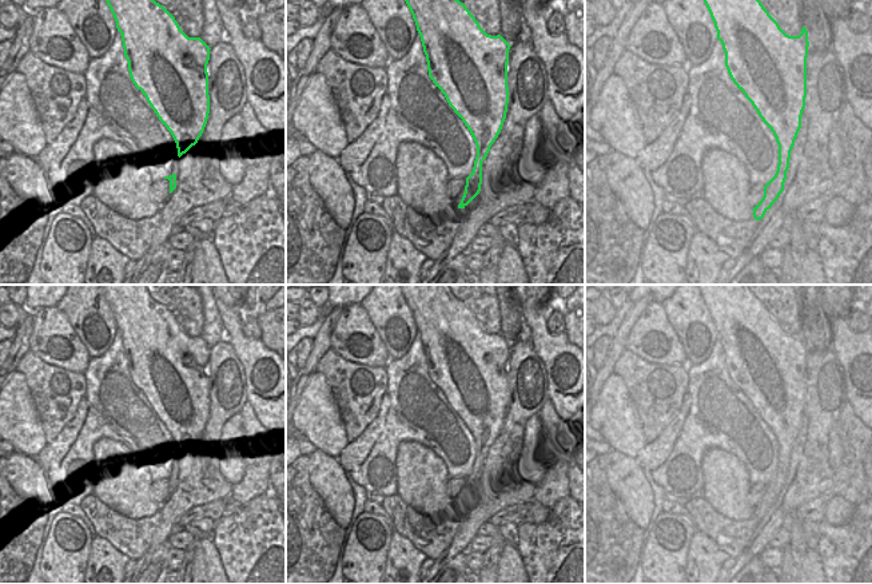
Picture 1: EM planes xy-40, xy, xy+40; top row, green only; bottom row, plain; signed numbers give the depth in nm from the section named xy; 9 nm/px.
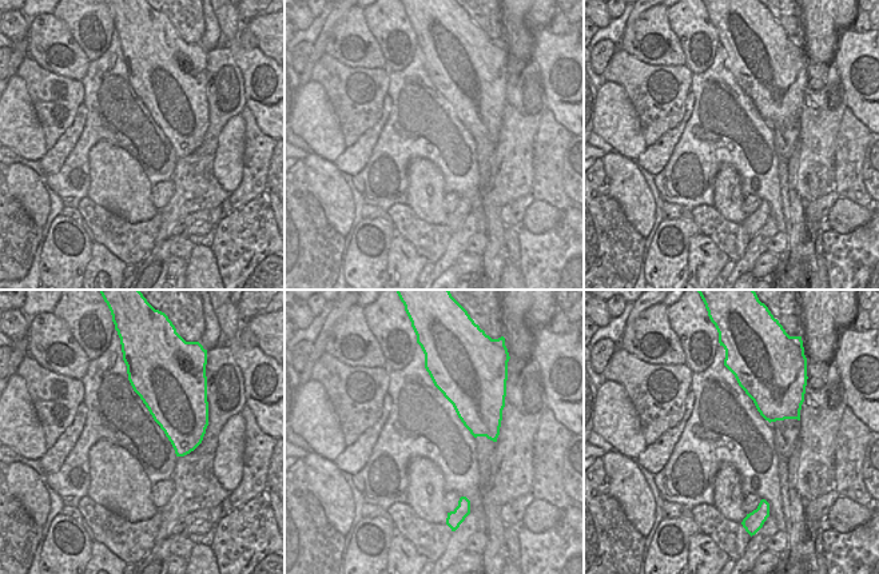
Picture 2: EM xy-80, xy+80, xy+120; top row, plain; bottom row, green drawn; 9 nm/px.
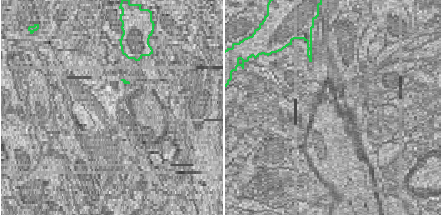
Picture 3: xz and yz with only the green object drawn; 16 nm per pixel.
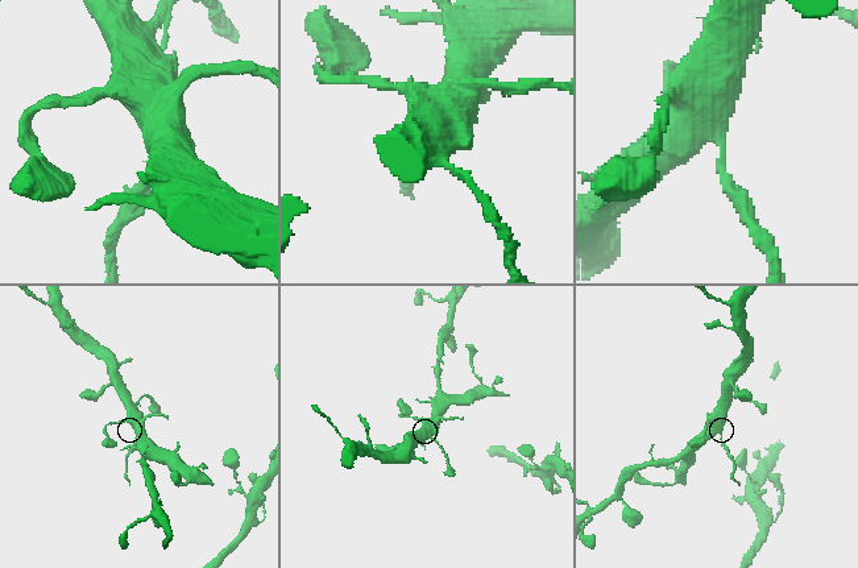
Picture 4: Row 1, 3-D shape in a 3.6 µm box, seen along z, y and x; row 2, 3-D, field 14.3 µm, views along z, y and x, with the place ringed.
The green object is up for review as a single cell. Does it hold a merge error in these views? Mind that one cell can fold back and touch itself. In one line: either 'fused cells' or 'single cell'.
fused cells

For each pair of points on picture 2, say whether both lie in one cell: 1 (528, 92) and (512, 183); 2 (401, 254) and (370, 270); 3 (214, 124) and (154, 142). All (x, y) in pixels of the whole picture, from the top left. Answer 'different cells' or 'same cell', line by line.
1: same cell
2: different cells
3: different cells

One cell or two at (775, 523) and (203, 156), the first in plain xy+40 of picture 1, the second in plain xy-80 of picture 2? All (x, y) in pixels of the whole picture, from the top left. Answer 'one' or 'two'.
one

